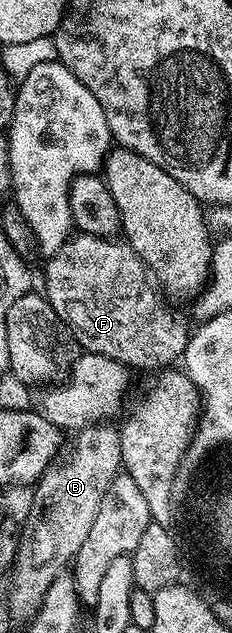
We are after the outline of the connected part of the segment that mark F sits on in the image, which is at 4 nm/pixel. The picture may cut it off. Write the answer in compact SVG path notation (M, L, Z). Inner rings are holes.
M76 233L45 263L42 294L87 354L110 357L129 368L155 369L167 368L183 356L190 326L168 307L169 300L154 286L148 268L127 242Z

